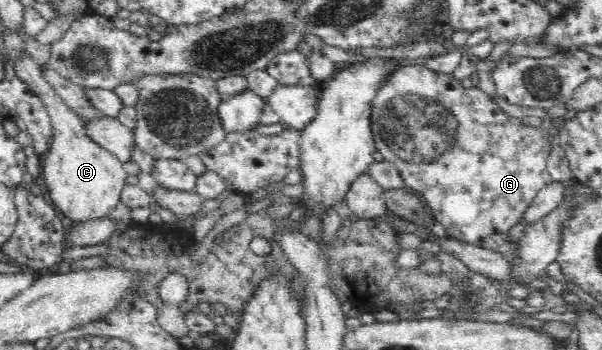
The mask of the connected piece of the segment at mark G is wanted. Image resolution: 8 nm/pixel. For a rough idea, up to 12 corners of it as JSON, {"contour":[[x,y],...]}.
{"contour":[[407,64],[376,149],[450,237],[517,268],[509,231],[554,140]]}

